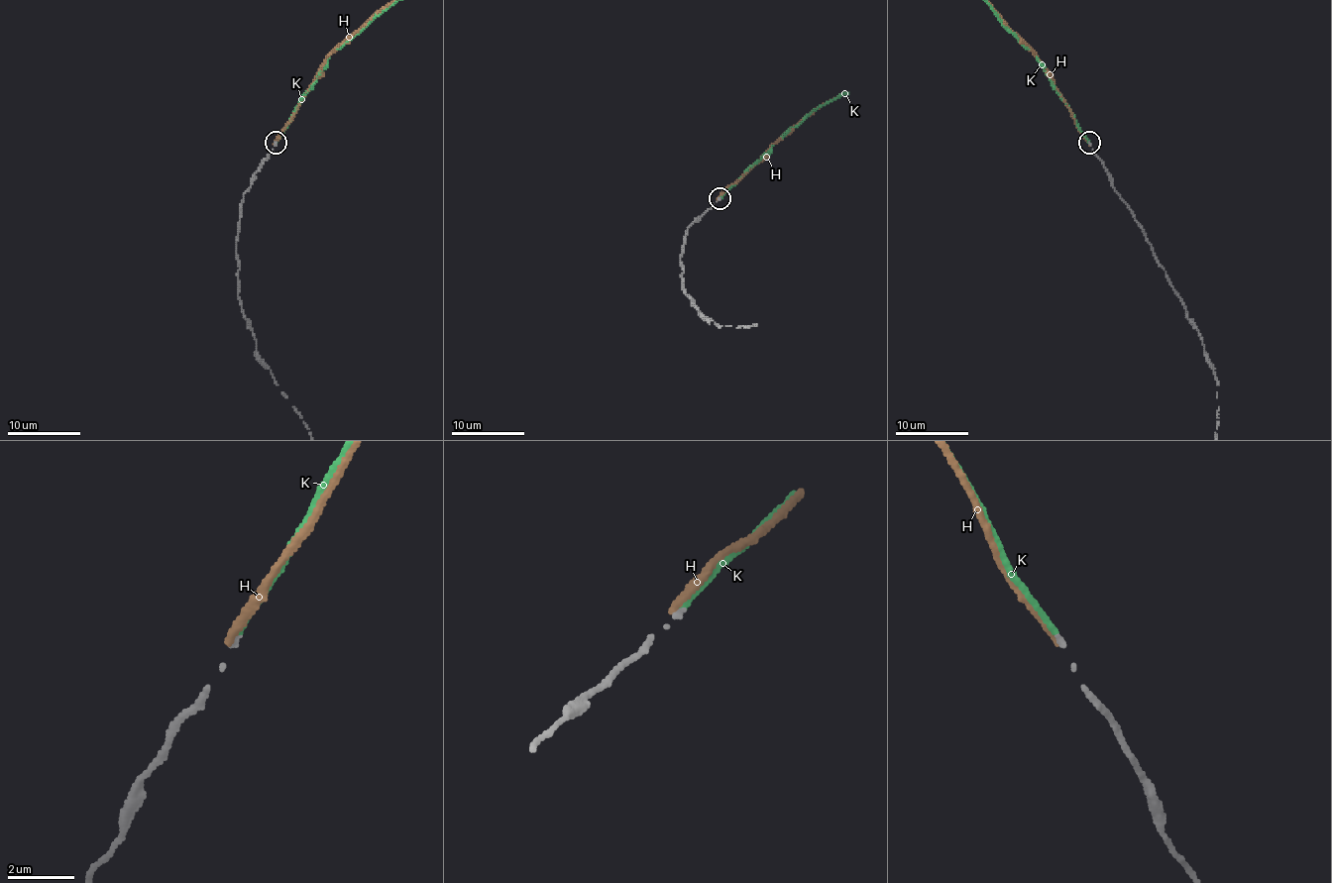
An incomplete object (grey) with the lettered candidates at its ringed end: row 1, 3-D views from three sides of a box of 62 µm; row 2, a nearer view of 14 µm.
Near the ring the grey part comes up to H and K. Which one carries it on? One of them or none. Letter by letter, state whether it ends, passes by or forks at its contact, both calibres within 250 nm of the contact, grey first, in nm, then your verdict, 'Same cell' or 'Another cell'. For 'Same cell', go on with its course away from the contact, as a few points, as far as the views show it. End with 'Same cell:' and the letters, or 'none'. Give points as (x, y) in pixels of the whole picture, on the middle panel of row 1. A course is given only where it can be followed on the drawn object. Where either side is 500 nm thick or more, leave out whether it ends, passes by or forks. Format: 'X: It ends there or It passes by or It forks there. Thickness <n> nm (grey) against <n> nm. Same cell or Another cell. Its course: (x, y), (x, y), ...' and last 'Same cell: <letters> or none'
H: It ends there. Thickness 140 nm (grey) against 220 nm. Another cell
K: It ends there. Thickness 130 nm (grey) against 180 nm. Same cell
Same cell: K

